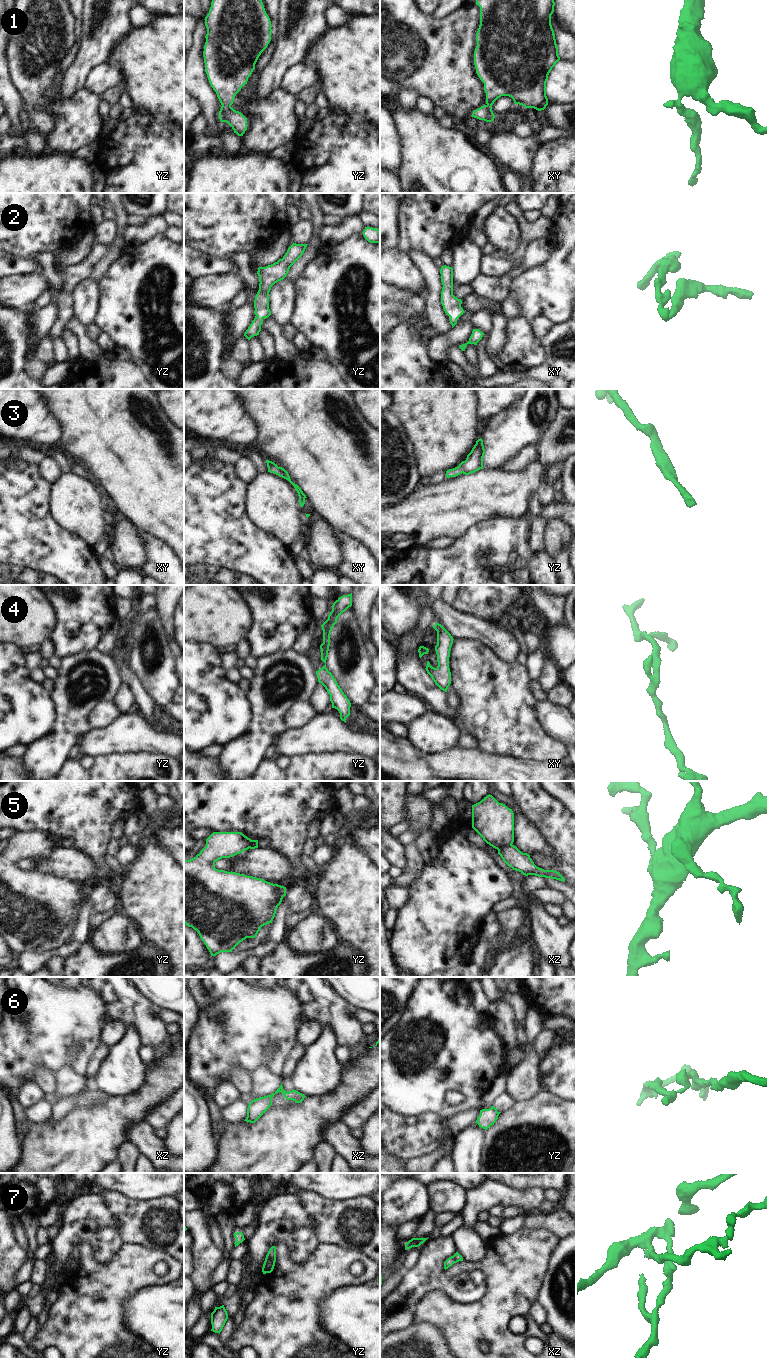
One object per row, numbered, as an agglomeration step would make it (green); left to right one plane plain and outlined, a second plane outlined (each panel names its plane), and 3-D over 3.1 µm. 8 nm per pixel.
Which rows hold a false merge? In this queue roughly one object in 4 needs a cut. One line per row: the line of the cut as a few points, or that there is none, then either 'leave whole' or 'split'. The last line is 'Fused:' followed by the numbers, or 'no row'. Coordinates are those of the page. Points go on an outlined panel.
1: no cut | leave whole
2: no cut | leave whole
3: no cut | leave whole
4: no cut | leave whole
5: xz (511, 844), (500, 846), (497, 849) | split
6: xz (283, 1089), (280, 1091) | split
7: yz (267, 1253), (274, 1262) | split
Fused: 5, 6, 7

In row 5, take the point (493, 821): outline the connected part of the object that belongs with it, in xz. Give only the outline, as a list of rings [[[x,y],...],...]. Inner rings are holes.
[[[492,795],[472,805],[472,828],[495,849],[514,842],[514,813]]]

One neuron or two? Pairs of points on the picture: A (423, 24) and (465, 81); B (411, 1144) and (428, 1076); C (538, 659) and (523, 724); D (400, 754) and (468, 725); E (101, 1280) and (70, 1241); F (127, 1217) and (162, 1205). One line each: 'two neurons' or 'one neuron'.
A: one neuron
B: two neurons
C: two neurons
D: two neurons
E: two neurons
F: one neuron

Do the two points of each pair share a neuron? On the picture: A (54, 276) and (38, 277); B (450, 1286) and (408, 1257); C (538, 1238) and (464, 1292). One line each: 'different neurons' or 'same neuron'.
A: different neurons
B: different neurons
C: different neurons

